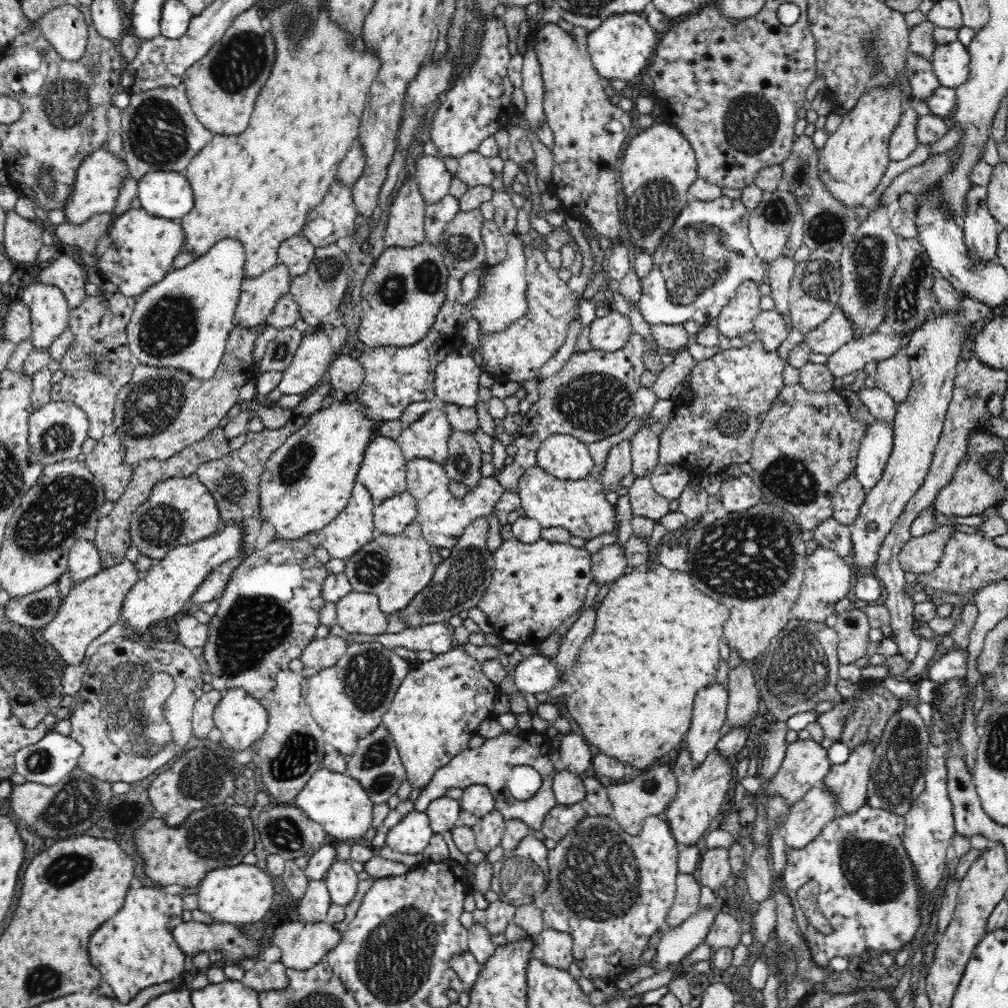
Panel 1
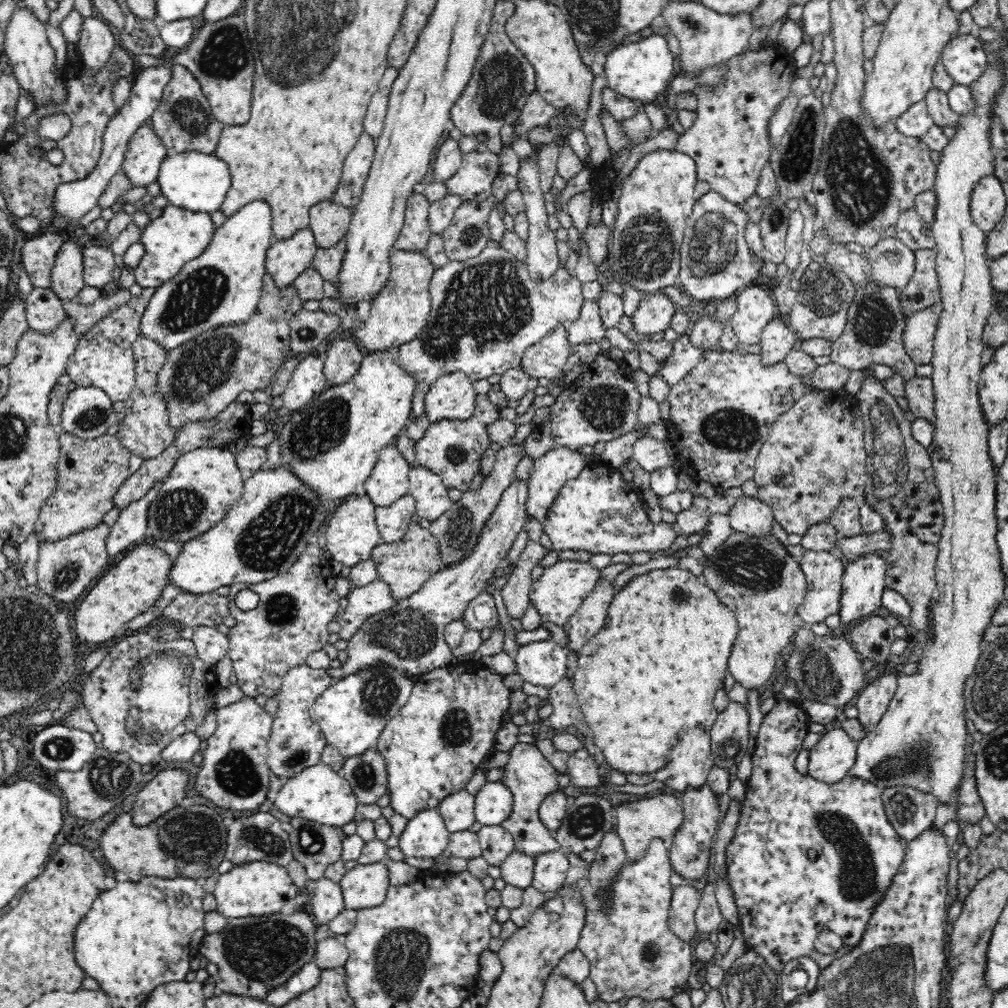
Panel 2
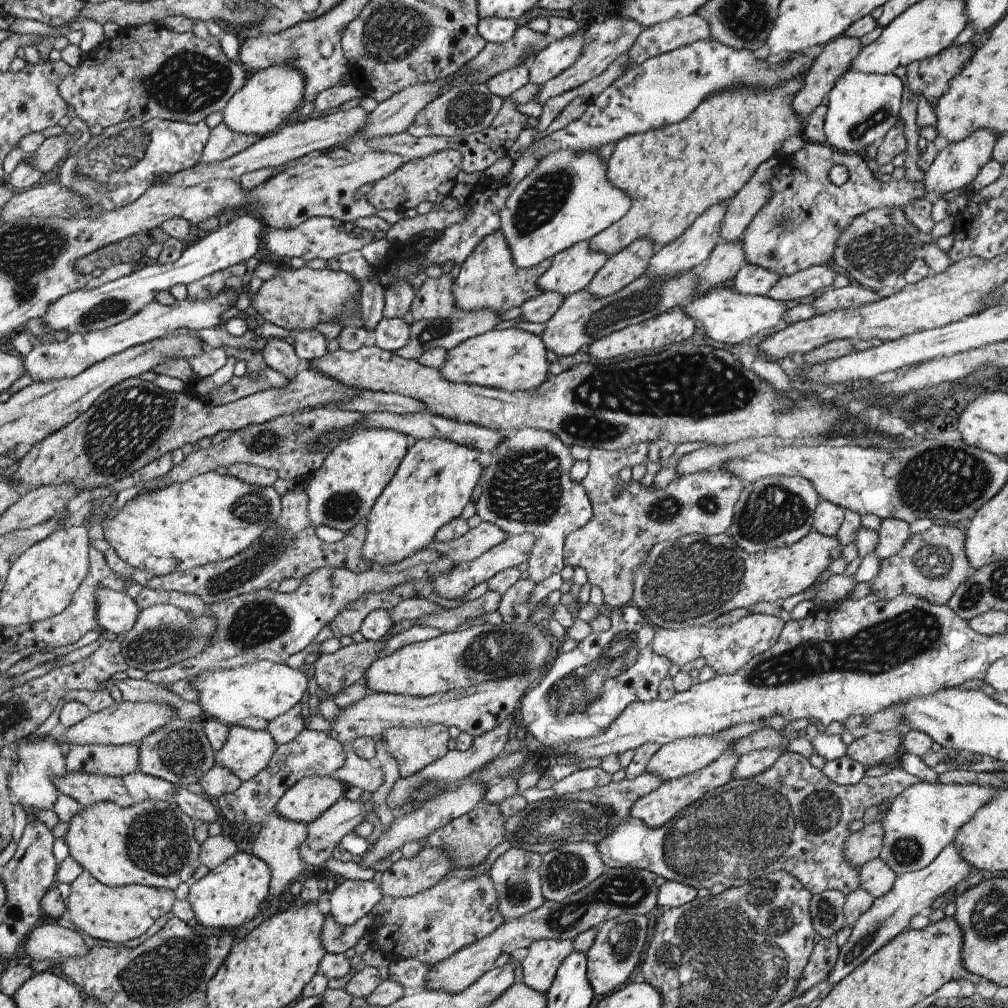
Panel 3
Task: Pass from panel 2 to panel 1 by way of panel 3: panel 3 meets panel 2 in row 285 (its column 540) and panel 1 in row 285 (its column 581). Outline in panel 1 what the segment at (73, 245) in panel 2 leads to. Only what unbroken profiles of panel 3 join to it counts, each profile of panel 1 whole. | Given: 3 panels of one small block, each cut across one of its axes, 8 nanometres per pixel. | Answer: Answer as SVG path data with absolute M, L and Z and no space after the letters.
M34 283L22 292L21 299L30 311L32 343L36 349L50 346L69 327L68 301L60 289L48 284Z

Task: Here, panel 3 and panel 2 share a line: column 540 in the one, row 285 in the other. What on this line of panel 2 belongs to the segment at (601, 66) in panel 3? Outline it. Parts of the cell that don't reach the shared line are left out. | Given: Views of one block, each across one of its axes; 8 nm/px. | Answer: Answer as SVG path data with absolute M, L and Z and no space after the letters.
M86 247L84 249L84 285L101 289L113 280L115 268L111 247Z

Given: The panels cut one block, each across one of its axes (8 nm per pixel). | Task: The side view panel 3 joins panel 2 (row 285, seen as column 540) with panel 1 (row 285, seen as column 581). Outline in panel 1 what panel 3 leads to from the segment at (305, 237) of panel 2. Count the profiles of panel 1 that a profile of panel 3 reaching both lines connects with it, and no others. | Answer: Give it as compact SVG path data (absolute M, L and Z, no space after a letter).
M280 263L258 278L244 278L234 312L235 326L250 330L250 327L264 324L277 300L289 292L292 280L288 266Z

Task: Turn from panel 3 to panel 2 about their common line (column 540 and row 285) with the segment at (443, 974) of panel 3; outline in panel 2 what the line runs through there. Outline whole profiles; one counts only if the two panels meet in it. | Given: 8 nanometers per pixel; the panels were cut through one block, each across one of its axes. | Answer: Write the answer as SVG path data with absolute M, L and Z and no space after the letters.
M920 249L914 251L914 254L916 258L914 276L899 292L905 314L924 310L936 302L941 302L940 284L936 271L936 250Z

